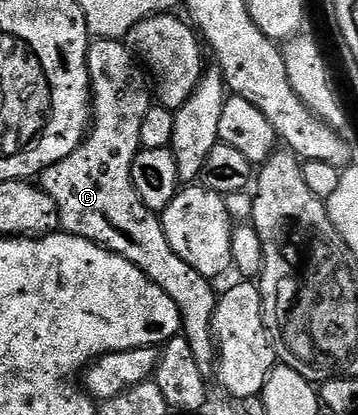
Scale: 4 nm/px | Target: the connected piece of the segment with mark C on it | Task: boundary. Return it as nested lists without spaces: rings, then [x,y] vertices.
[[[95,38],[90,41],[87,49],[87,69],[91,79],[91,123],[85,137],[69,154],[69,158],[61,158],[53,166],[49,166],[41,174],[41,187],[57,202],[59,222],[62,231],[71,236],[80,236],[116,252],[121,258],[133,262],[148,276],[173,302],[177,302],[177,310],[183,319],[181,335],[189,342],[201,374],[210,377],[217,368],[217,349],[215,347],[215,331],[213,330],[213,314],[217,291],[208,277],[197,274],[189,262],[177,258],[173,254],[173,246],[169,246],[169,238],[165,238],[162,219],[151,212],[141,202],[137,190],[133,186],[133,158],[141,151],[139,135],[141,122],[145,122],[145,114],[153,107],[153,92],[149,87],[149,76],[141,67],[134,52],[123,40],[105,40]]]

